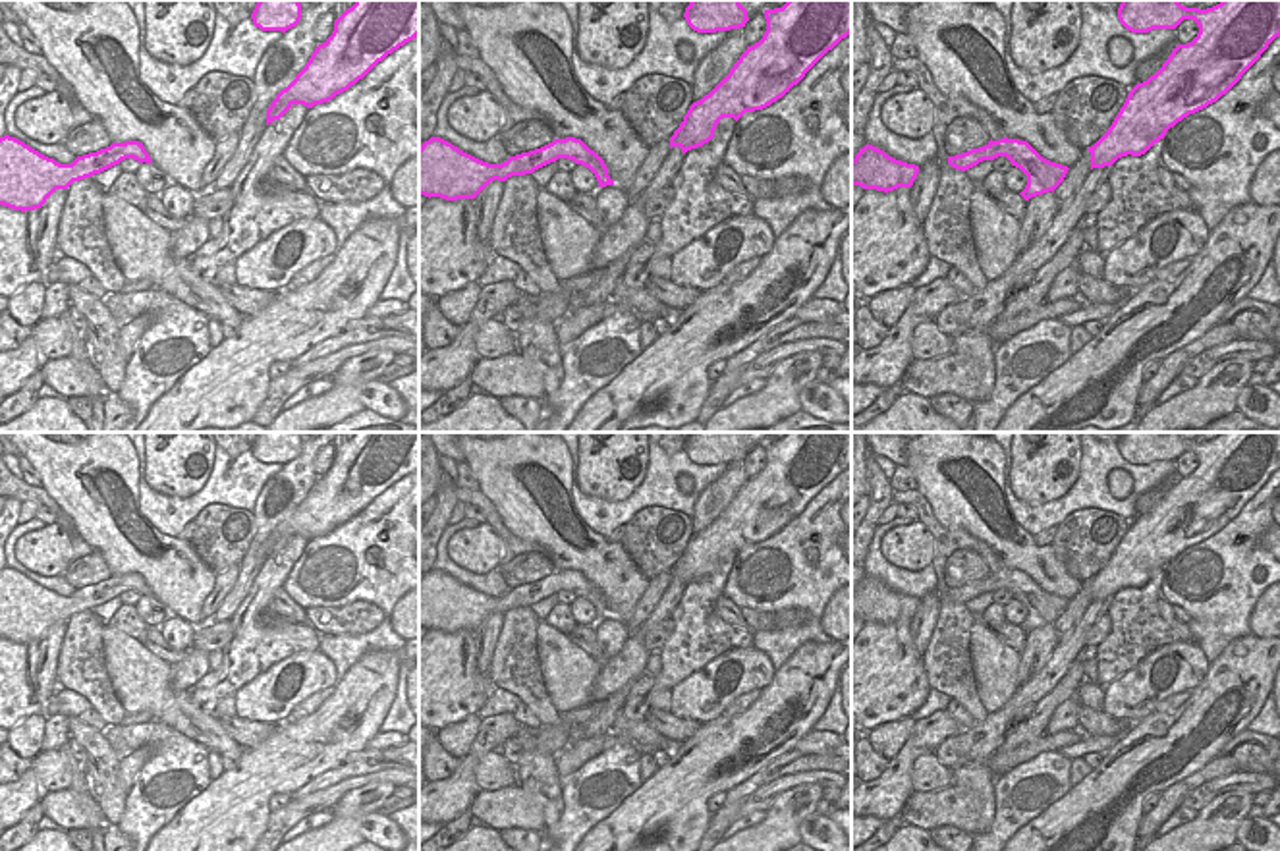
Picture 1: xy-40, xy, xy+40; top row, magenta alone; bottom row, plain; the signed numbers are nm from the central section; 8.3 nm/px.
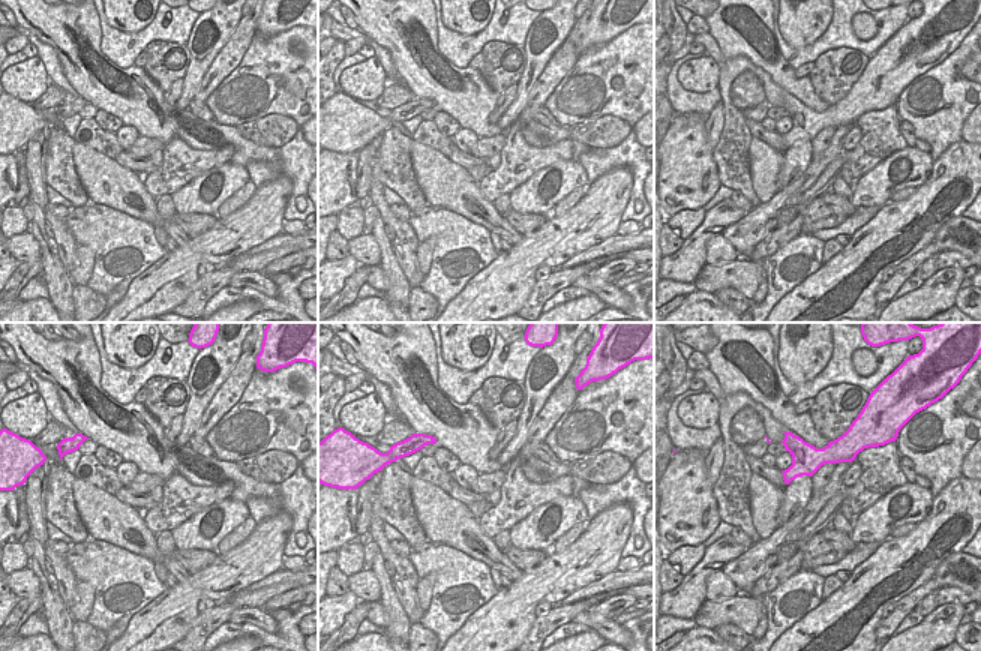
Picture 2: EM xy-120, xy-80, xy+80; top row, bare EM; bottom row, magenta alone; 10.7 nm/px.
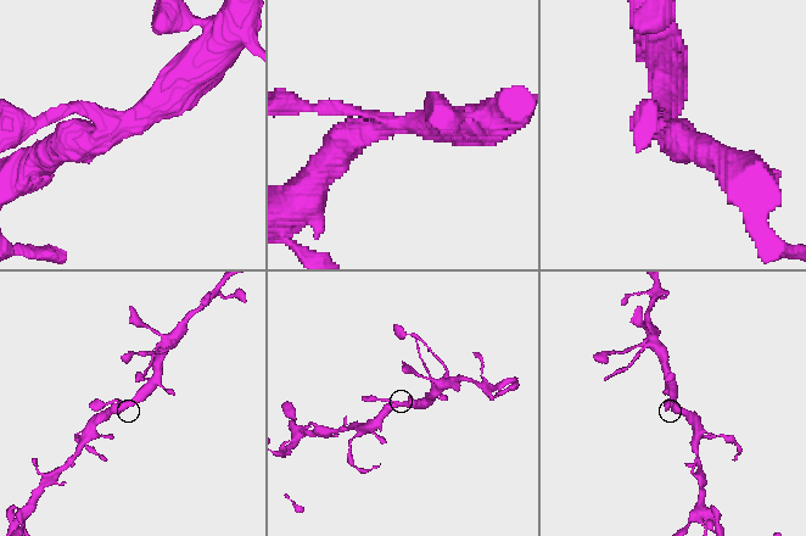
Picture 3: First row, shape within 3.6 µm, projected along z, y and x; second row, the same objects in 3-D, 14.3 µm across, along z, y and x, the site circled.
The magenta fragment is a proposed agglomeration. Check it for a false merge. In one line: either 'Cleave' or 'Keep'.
Keep

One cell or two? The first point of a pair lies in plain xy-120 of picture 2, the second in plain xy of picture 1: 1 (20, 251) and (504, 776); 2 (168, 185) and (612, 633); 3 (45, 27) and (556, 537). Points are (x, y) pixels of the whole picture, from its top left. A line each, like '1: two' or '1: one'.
1: one
2: two
3: one

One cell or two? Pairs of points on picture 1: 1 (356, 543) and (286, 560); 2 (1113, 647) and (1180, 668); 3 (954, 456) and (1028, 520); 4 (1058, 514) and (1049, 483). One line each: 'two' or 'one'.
1: two
2: two
3: two
4: two

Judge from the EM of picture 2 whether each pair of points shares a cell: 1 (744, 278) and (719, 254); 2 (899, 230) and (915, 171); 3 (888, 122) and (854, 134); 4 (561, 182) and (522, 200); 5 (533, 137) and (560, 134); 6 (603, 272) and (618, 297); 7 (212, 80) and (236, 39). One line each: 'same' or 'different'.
1: different
2: different
3: different
4: same
5: same
6: different
7: same

